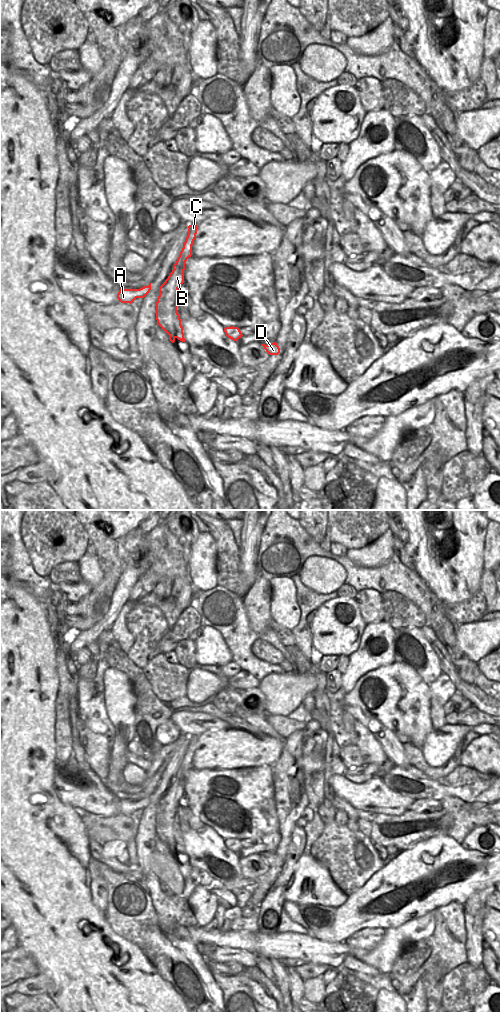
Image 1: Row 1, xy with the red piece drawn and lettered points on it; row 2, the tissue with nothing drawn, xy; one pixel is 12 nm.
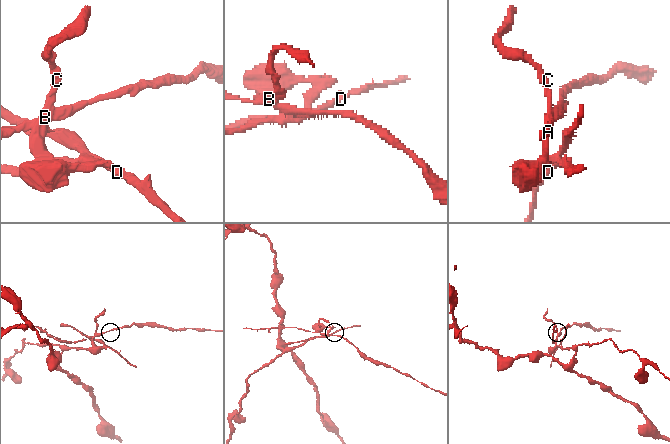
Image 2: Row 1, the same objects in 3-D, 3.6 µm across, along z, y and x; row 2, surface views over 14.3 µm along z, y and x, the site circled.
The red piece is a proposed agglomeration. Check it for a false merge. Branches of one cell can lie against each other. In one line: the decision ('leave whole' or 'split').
split

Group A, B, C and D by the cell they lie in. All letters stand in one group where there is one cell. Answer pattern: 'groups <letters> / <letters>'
groups A / B C D

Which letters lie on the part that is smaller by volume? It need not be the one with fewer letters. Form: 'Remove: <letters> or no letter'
Remove: A

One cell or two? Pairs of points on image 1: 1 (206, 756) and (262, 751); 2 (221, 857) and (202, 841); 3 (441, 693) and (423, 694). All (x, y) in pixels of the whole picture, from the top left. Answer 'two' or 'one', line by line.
1: one
2: one
3: two

